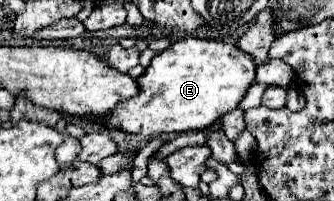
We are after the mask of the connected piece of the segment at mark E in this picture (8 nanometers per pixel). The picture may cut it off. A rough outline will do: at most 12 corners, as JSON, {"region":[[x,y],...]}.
{"region":[[186,37],[138,77],[106,127],[186,133],[234,111],[256,63]]}

